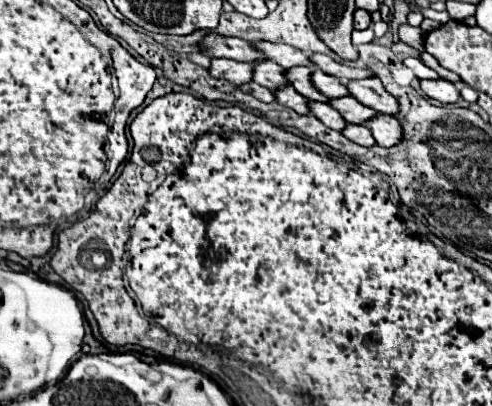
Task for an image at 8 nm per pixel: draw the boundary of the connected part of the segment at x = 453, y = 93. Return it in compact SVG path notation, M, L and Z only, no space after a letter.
M437 79L437 81L421 81L421 89L427 97L437 99L439 103L457 103L461 99L457 87L445 79Z

